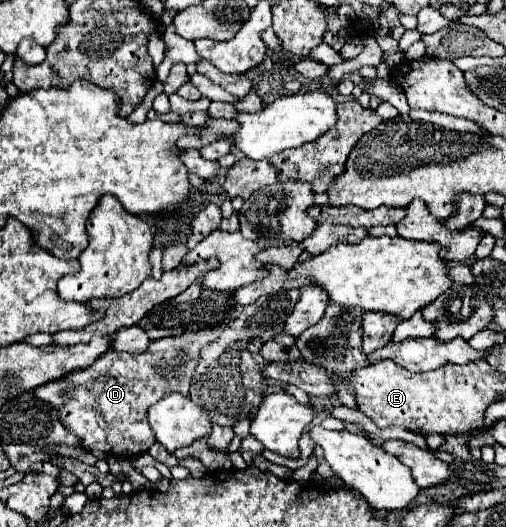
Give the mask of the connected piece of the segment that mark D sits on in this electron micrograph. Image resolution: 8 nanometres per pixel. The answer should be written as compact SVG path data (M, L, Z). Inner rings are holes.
M230 314L218 328L156 340L144 354L110 350L88 370L78 370L78 374L72 374L72 378L62 378L60 382L48 382L48 386L40 386L40 390L34 390L34 394L36 398L44 398L60 410L64 426L82 438L82 448L98 448L120 458L134 458L156 442L146 418L148 408L168 392L180 392L188 396L200 350L218 338L222 328L228 326L232 318L234 314ZM90 408L94 410L94 418L90 418Z

